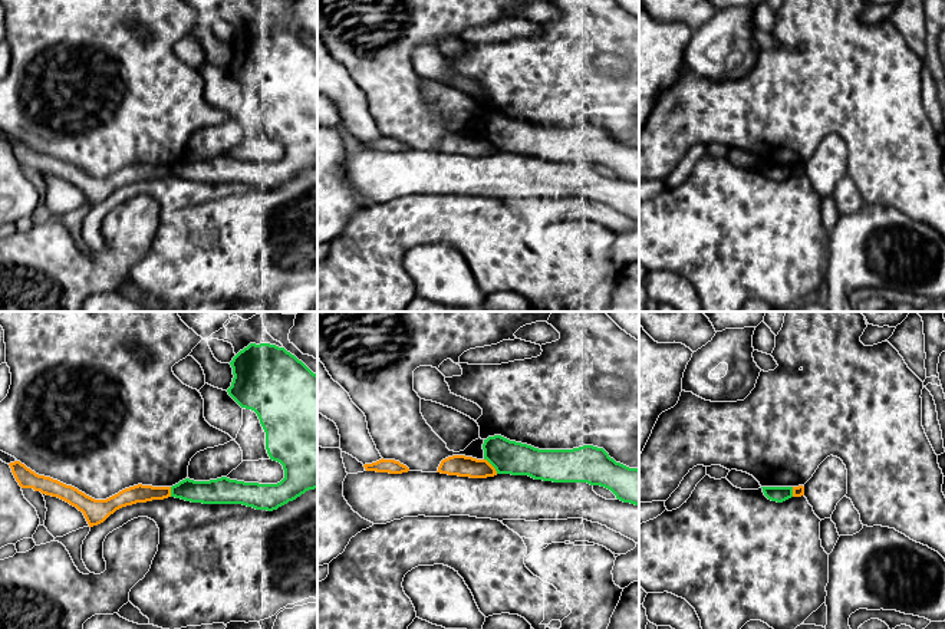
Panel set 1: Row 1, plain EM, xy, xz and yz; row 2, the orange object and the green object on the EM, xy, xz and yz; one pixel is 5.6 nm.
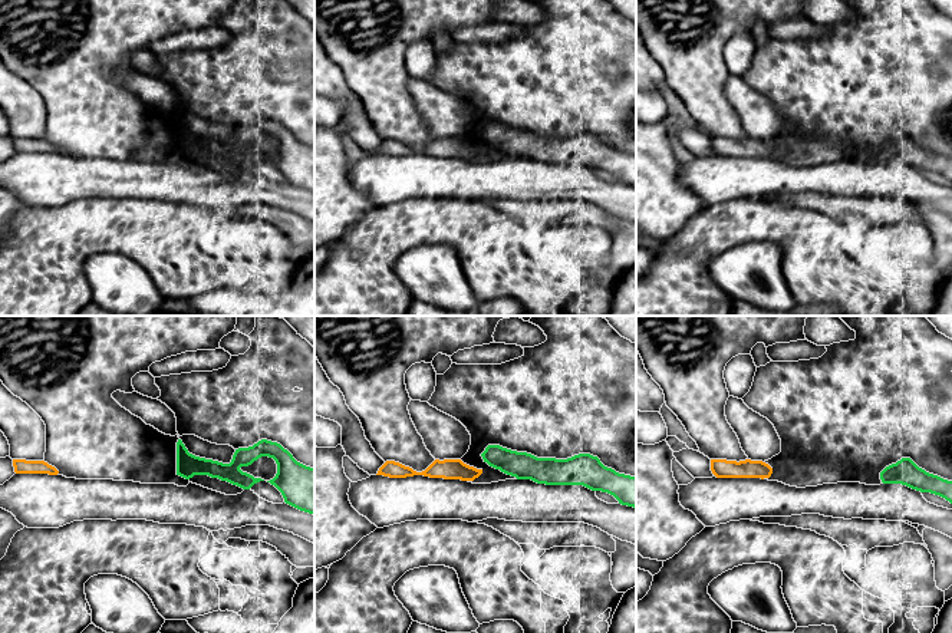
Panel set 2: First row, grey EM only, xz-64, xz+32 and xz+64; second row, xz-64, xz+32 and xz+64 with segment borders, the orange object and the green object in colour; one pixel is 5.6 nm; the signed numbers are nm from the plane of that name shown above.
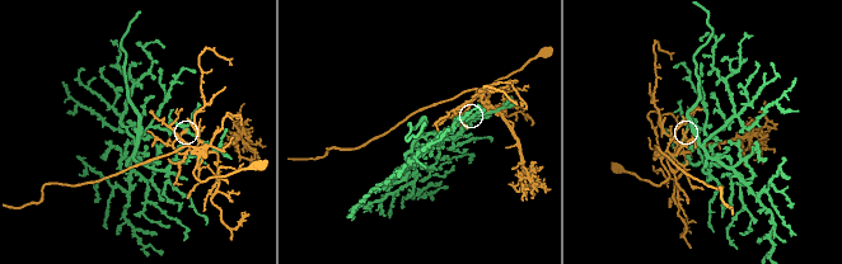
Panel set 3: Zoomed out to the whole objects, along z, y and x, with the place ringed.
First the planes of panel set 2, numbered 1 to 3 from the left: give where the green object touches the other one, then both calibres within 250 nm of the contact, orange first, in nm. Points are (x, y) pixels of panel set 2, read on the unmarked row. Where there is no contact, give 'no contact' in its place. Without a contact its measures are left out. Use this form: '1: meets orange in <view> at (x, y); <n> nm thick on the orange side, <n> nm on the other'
1: no contact
2: no contact
3: no contact

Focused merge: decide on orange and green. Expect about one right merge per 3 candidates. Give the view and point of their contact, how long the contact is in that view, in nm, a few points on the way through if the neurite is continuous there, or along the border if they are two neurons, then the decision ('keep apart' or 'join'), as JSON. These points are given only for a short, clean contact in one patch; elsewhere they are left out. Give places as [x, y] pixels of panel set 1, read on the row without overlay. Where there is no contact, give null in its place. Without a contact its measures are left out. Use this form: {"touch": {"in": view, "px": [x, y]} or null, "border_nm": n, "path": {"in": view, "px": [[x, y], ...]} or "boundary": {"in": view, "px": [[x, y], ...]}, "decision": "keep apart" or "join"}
{"touch": {"in": "xz", "px": [491, 144]}, "border_nm": 120, "boundary": {"in": "xz", "px": [[484, 137], [497, 151]]}, "decision": "keep apart"}

